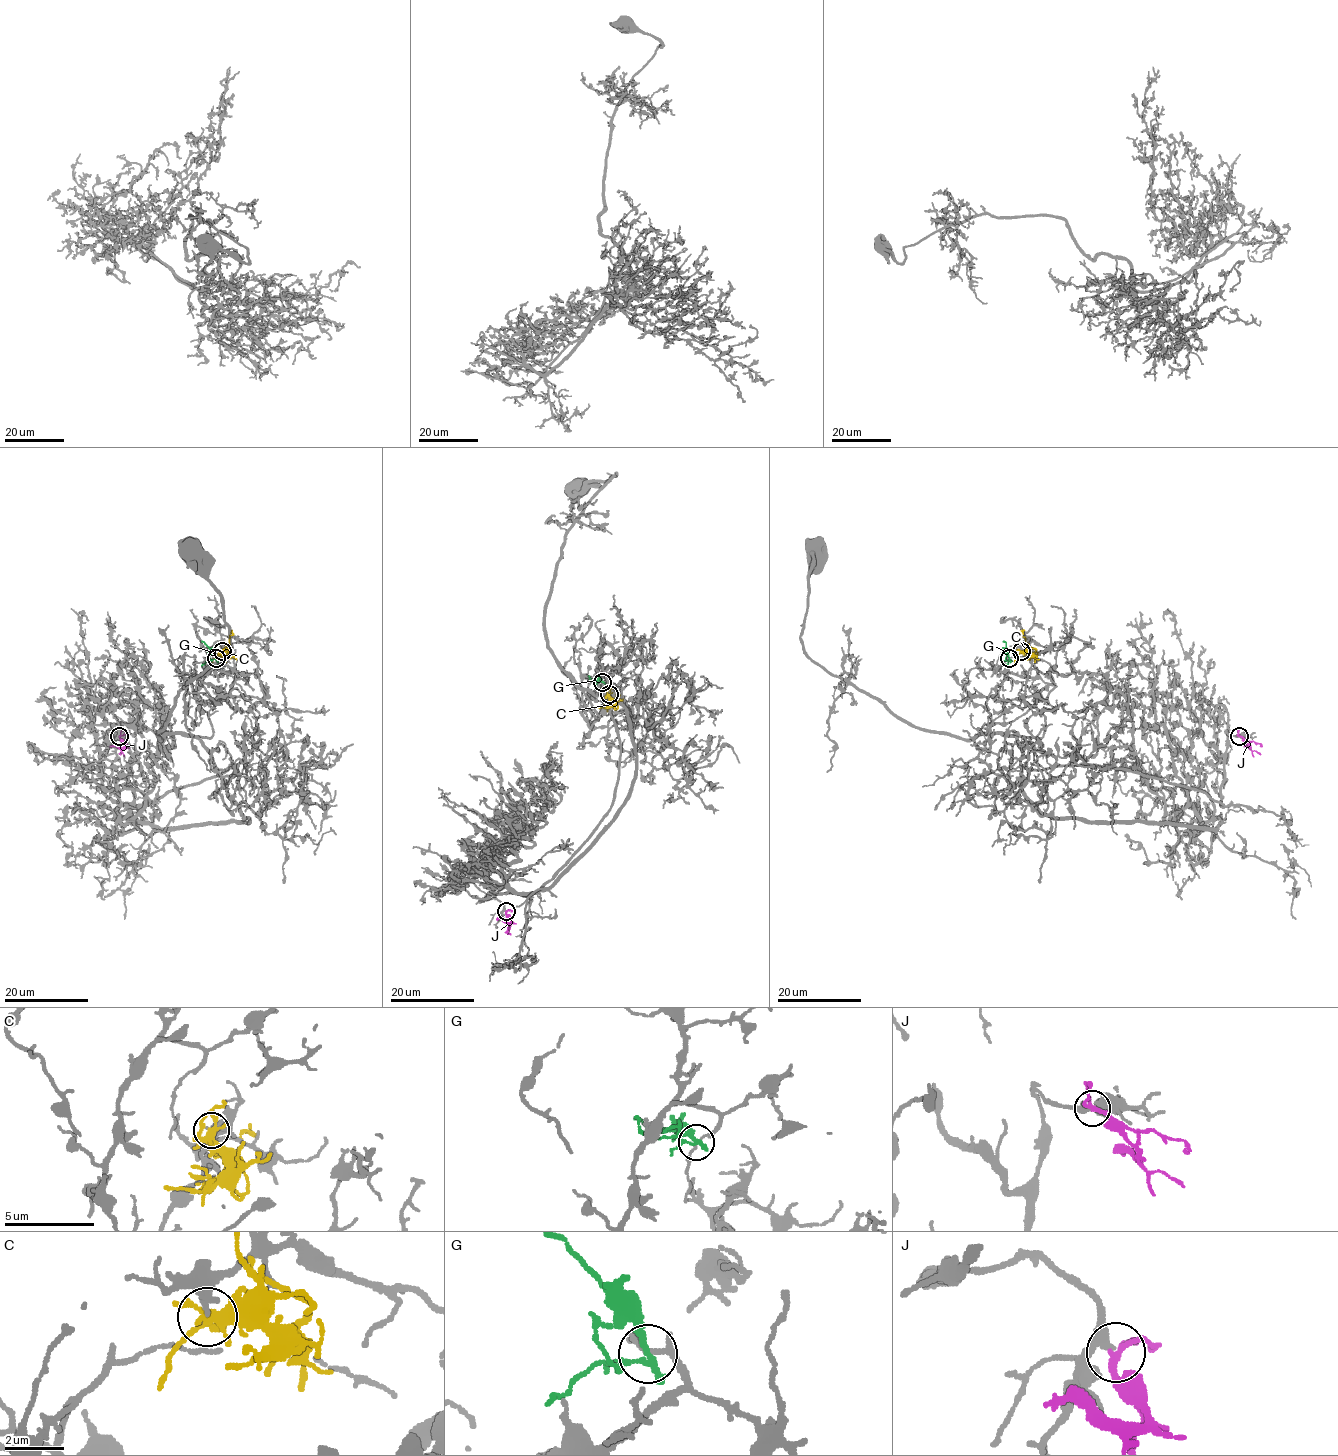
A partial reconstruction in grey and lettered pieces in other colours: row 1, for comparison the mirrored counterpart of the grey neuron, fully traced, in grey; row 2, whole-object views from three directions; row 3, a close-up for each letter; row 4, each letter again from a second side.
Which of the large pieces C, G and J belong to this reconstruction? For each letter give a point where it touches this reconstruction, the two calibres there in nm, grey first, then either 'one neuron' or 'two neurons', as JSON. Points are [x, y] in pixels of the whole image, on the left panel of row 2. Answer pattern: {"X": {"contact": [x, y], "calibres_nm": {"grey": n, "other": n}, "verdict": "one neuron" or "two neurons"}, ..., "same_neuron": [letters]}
{"C": {"contact": [222, 651], "calibres_nm": {"grey": 150, "other": 340}, "verdict": "two neurons"}, "G": {"contact": [216, 658], "calibres_nm": {"grey": 160, "other": 180}, "verdict": "two neurons"}, "J": {"contact": [119, 736], "calibres_nm": {"grey": 260, "other": 170}, "verdict": "one neuron"}, "same_neuron": ["J"]}

